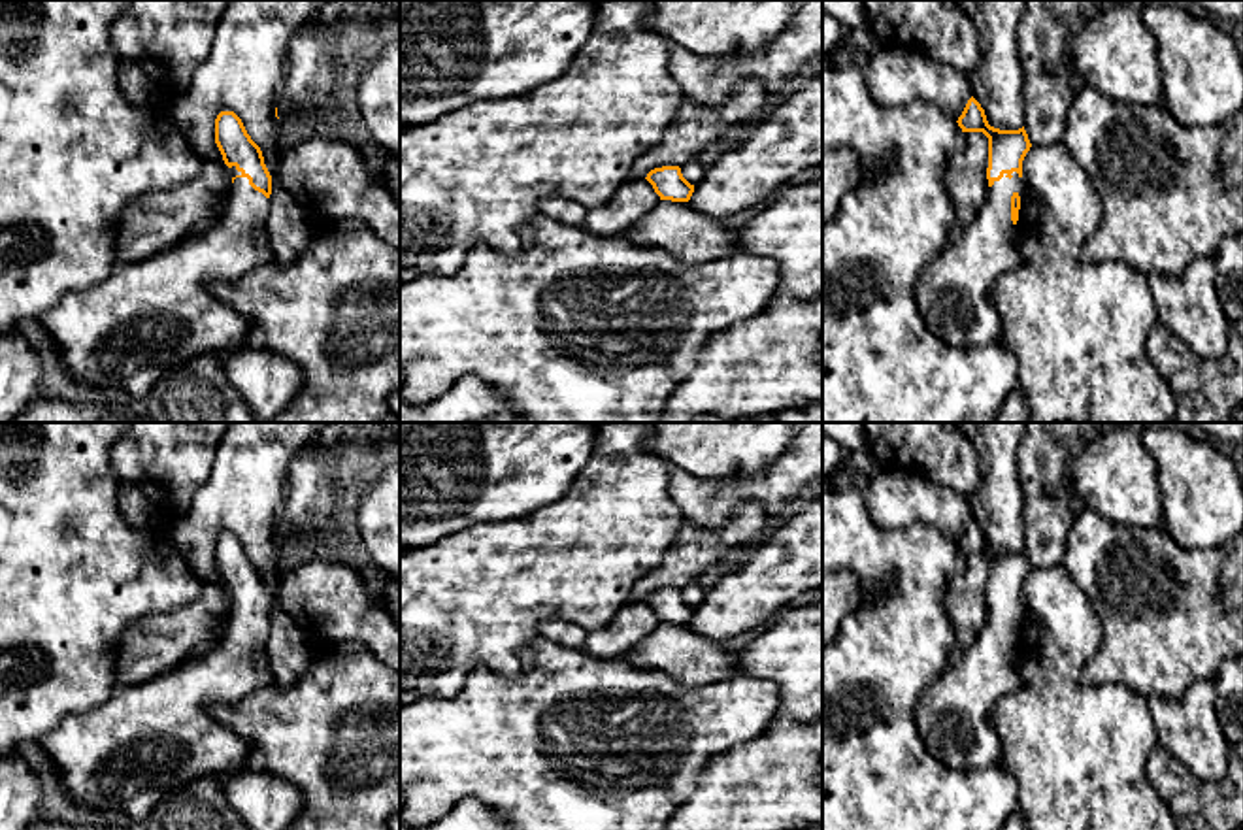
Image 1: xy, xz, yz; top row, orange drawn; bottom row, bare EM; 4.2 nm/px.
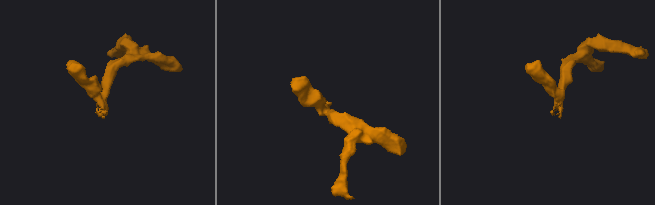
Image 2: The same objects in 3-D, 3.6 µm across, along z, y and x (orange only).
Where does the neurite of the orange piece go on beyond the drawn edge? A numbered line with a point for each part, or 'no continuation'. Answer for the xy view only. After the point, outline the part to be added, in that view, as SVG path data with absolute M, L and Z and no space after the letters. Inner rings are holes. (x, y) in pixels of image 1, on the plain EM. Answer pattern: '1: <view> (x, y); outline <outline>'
1: xy (151, 740); outline M230 590L228 622L207 647L149 681L119 689L98 707L68 715L34 741L57 764L68 794L91 807L117 809L141 826L164 800L206 775L245 768L247 743L209 715L211 706L234 706L273 681L266 655L270 621Z

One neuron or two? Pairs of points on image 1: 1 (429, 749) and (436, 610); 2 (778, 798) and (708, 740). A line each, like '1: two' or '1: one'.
1: two
2: two

